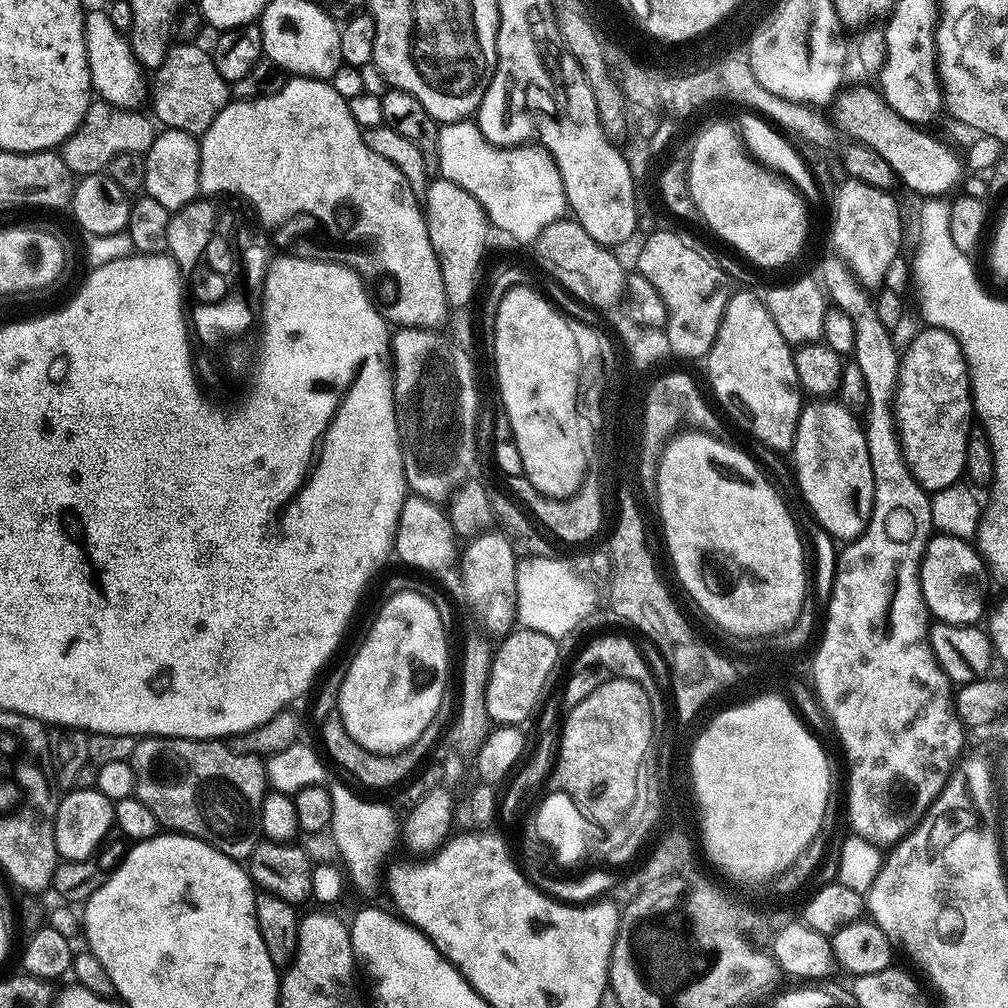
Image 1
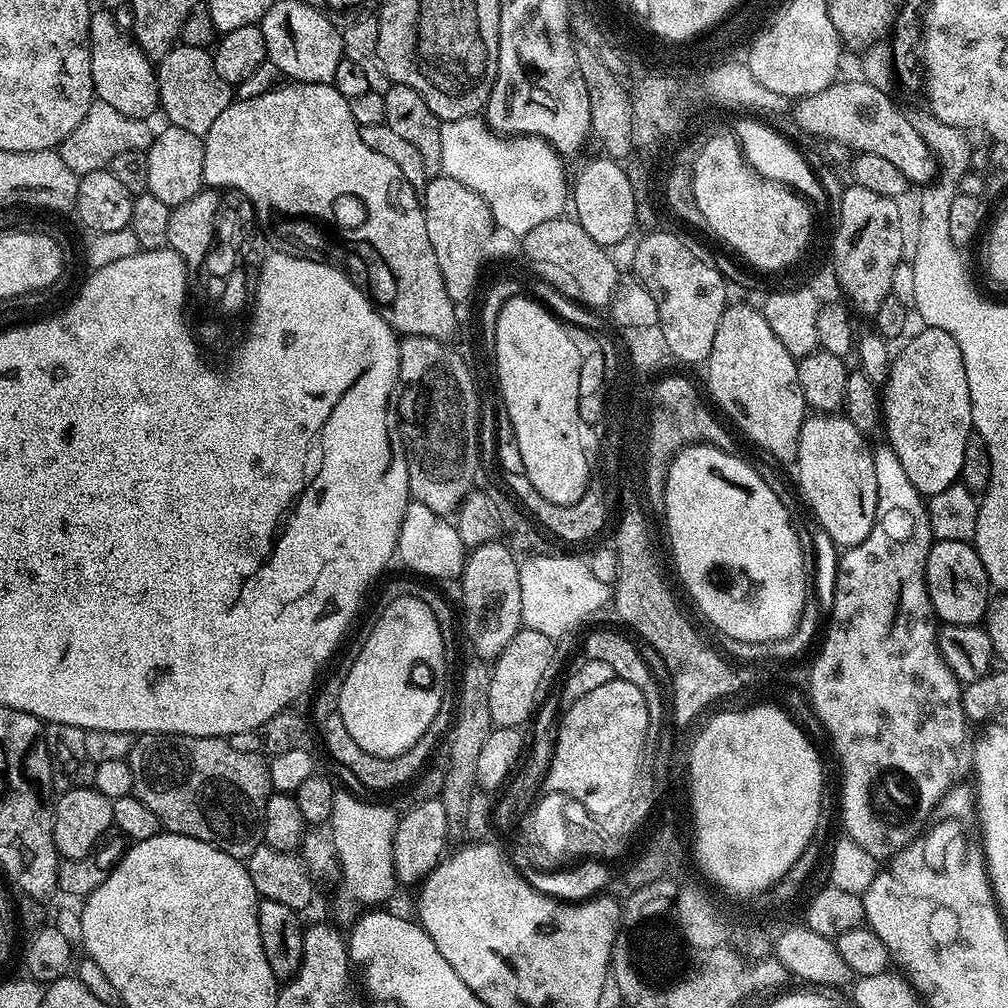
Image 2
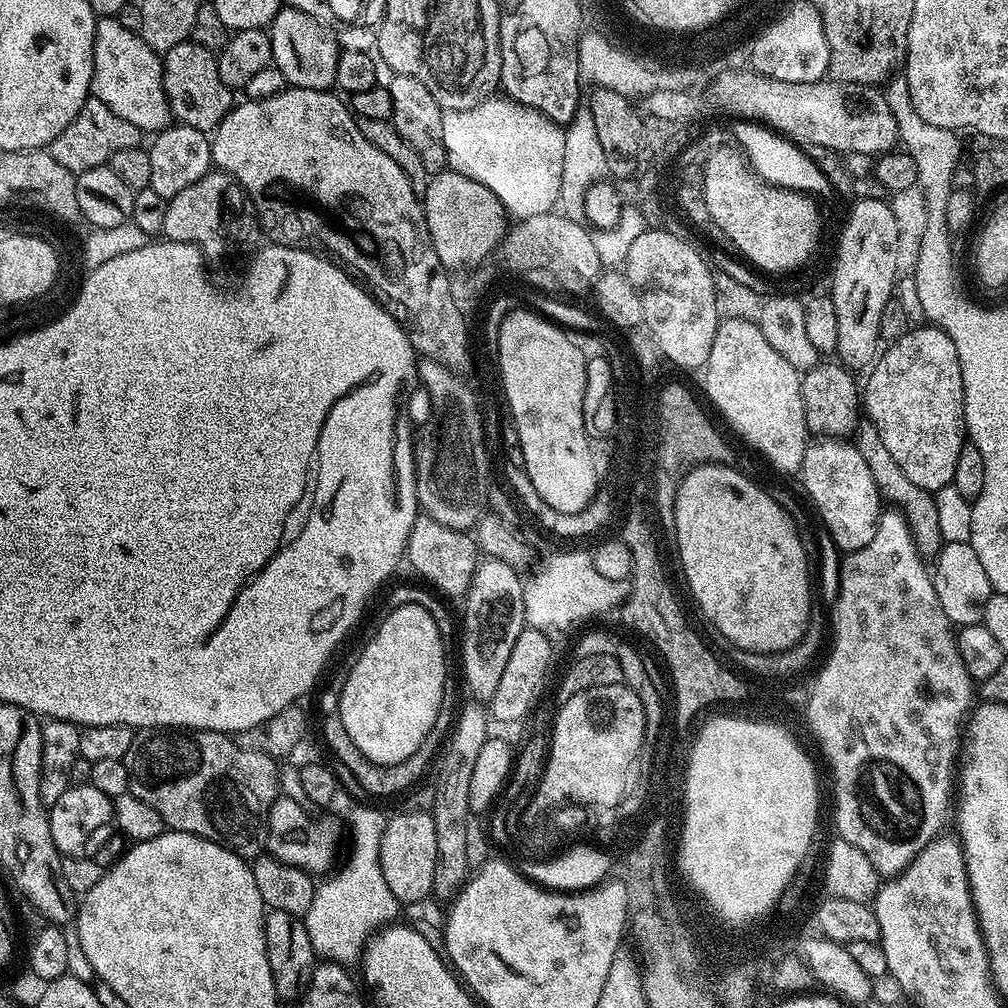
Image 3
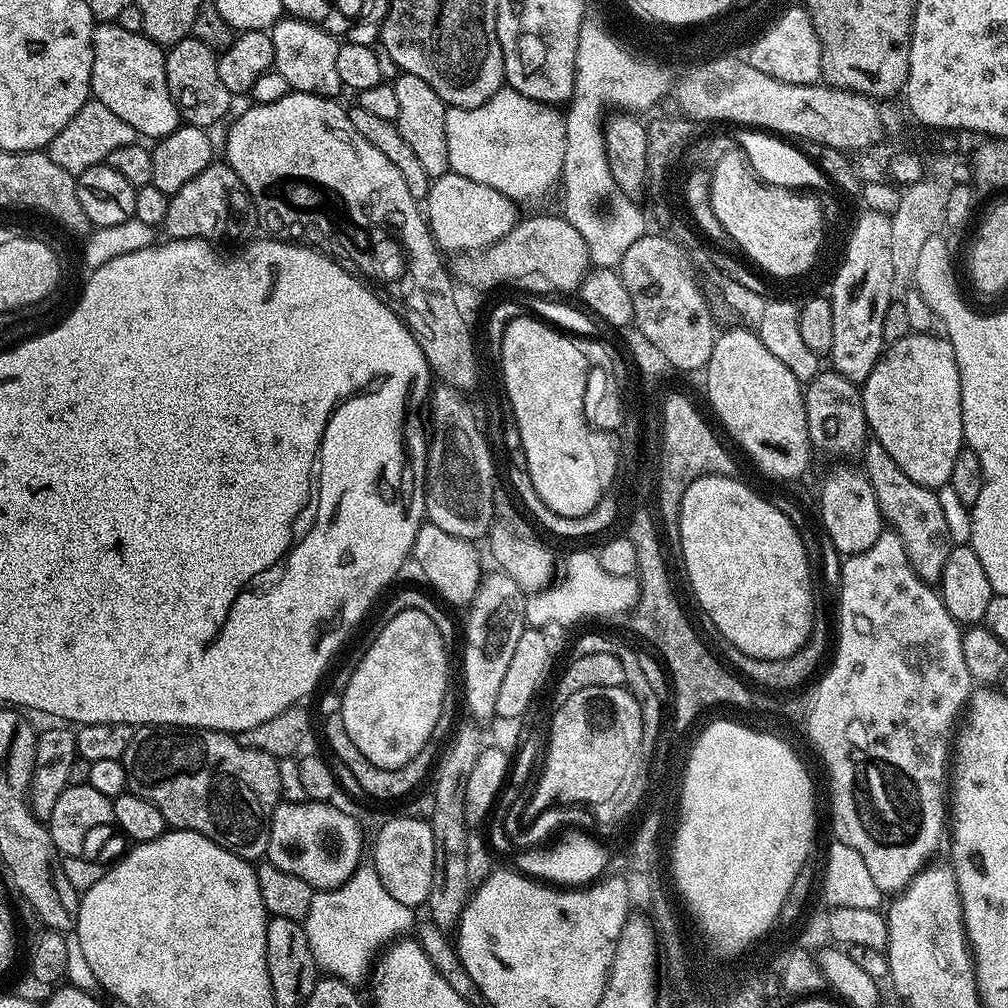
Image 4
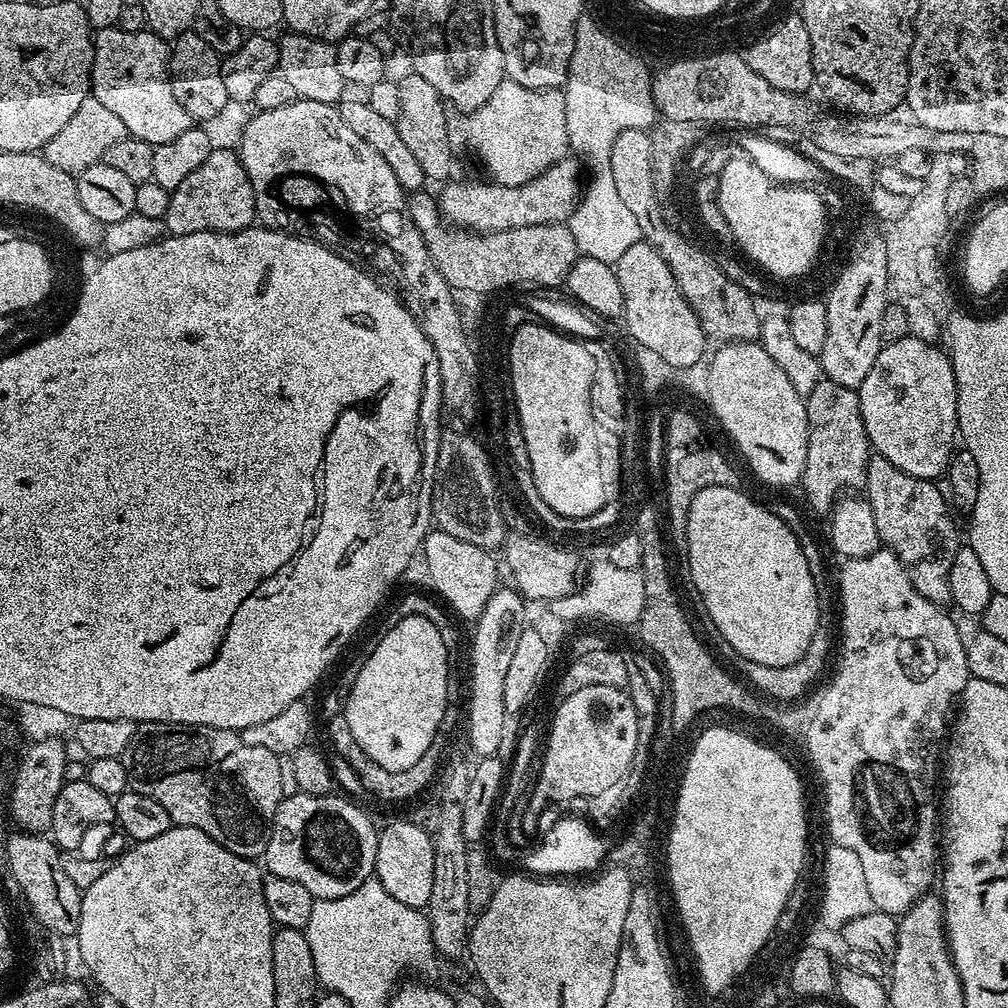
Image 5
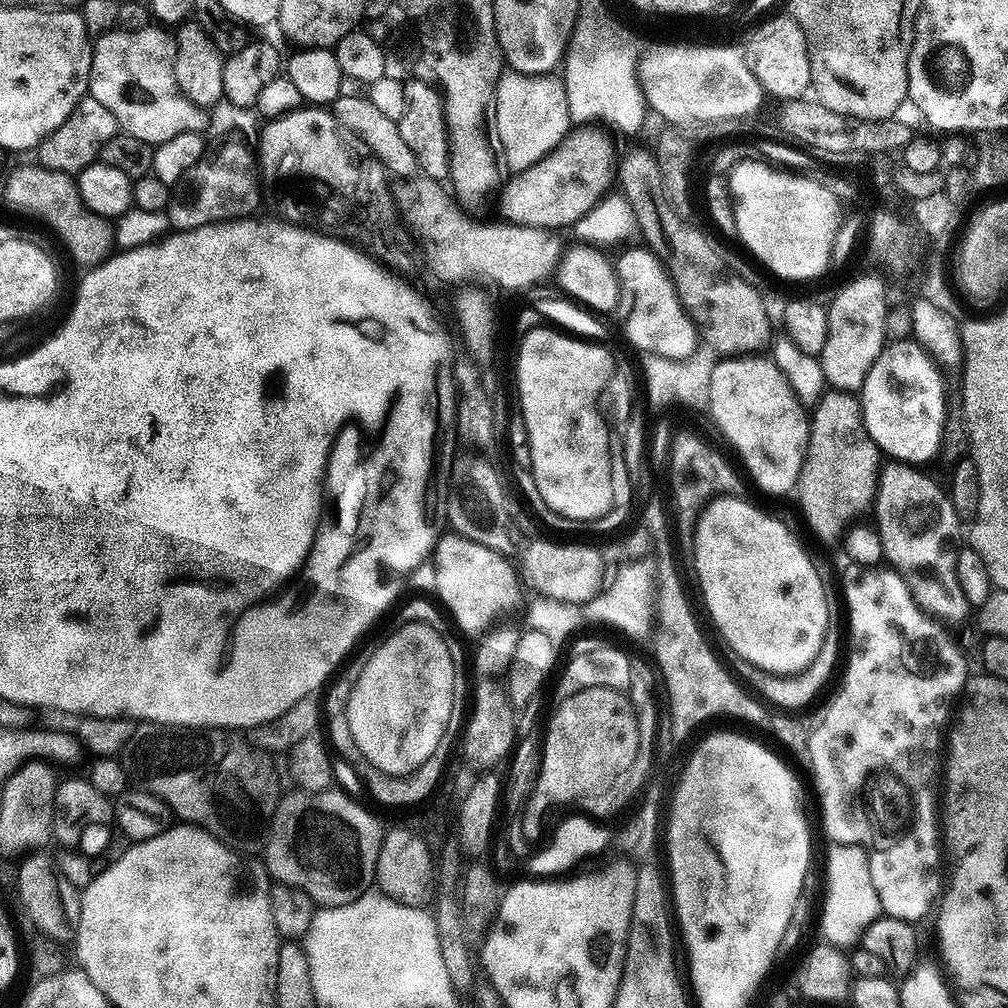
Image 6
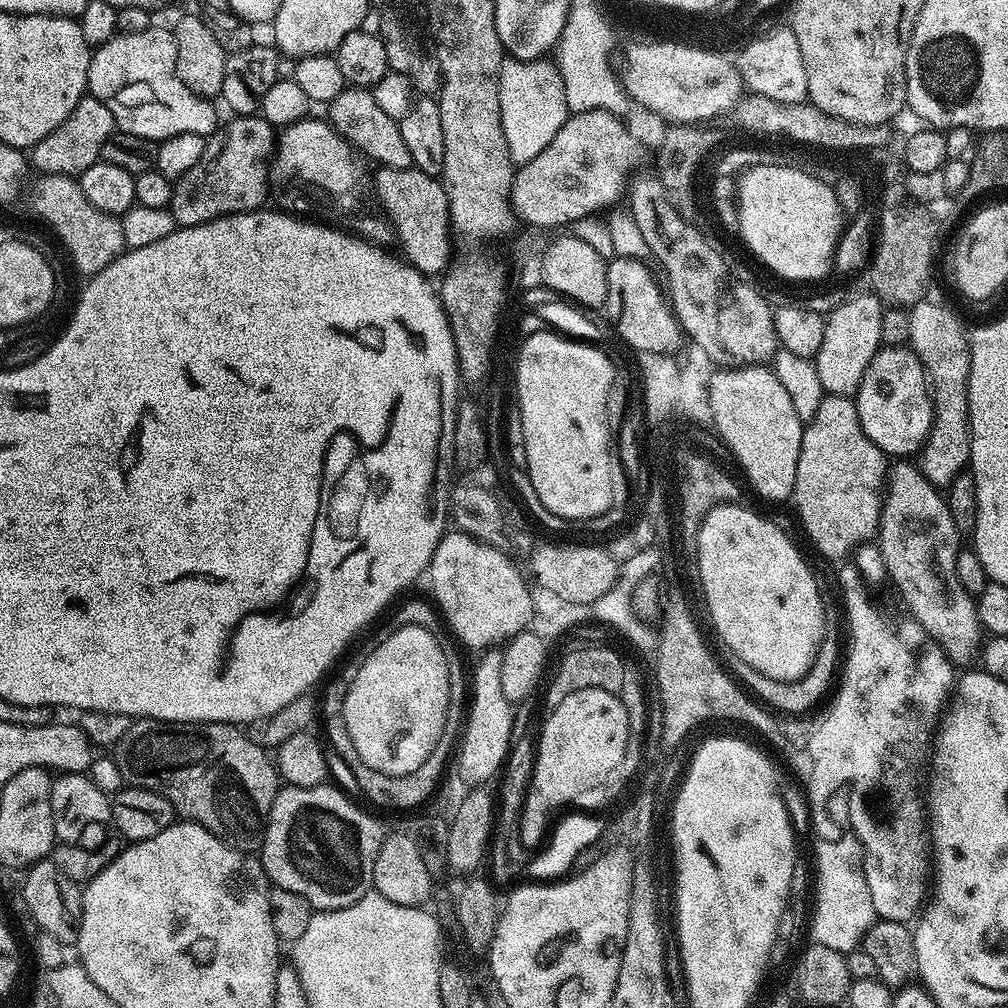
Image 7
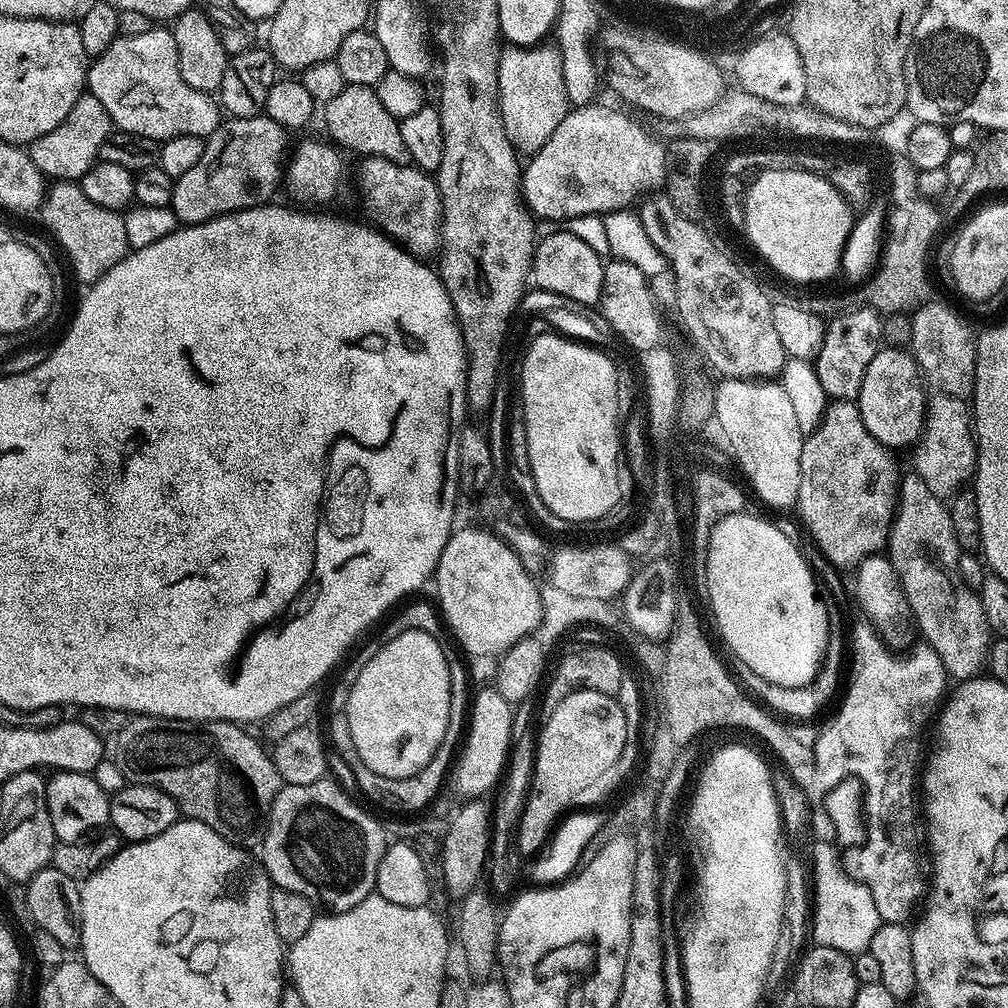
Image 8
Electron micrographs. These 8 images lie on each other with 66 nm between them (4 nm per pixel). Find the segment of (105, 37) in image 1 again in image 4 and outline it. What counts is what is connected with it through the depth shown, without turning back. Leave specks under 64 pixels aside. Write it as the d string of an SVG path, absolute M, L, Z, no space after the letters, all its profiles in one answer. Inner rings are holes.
M100 22L92 30L92 49L94 62L91 95L102 102L102 106L118 114L122 122L130 122L132 129L141 137L168 136L181 127L180 111L172 101L166 82L166 52L163 47L143 32L122 30L122 26L115 22Z

